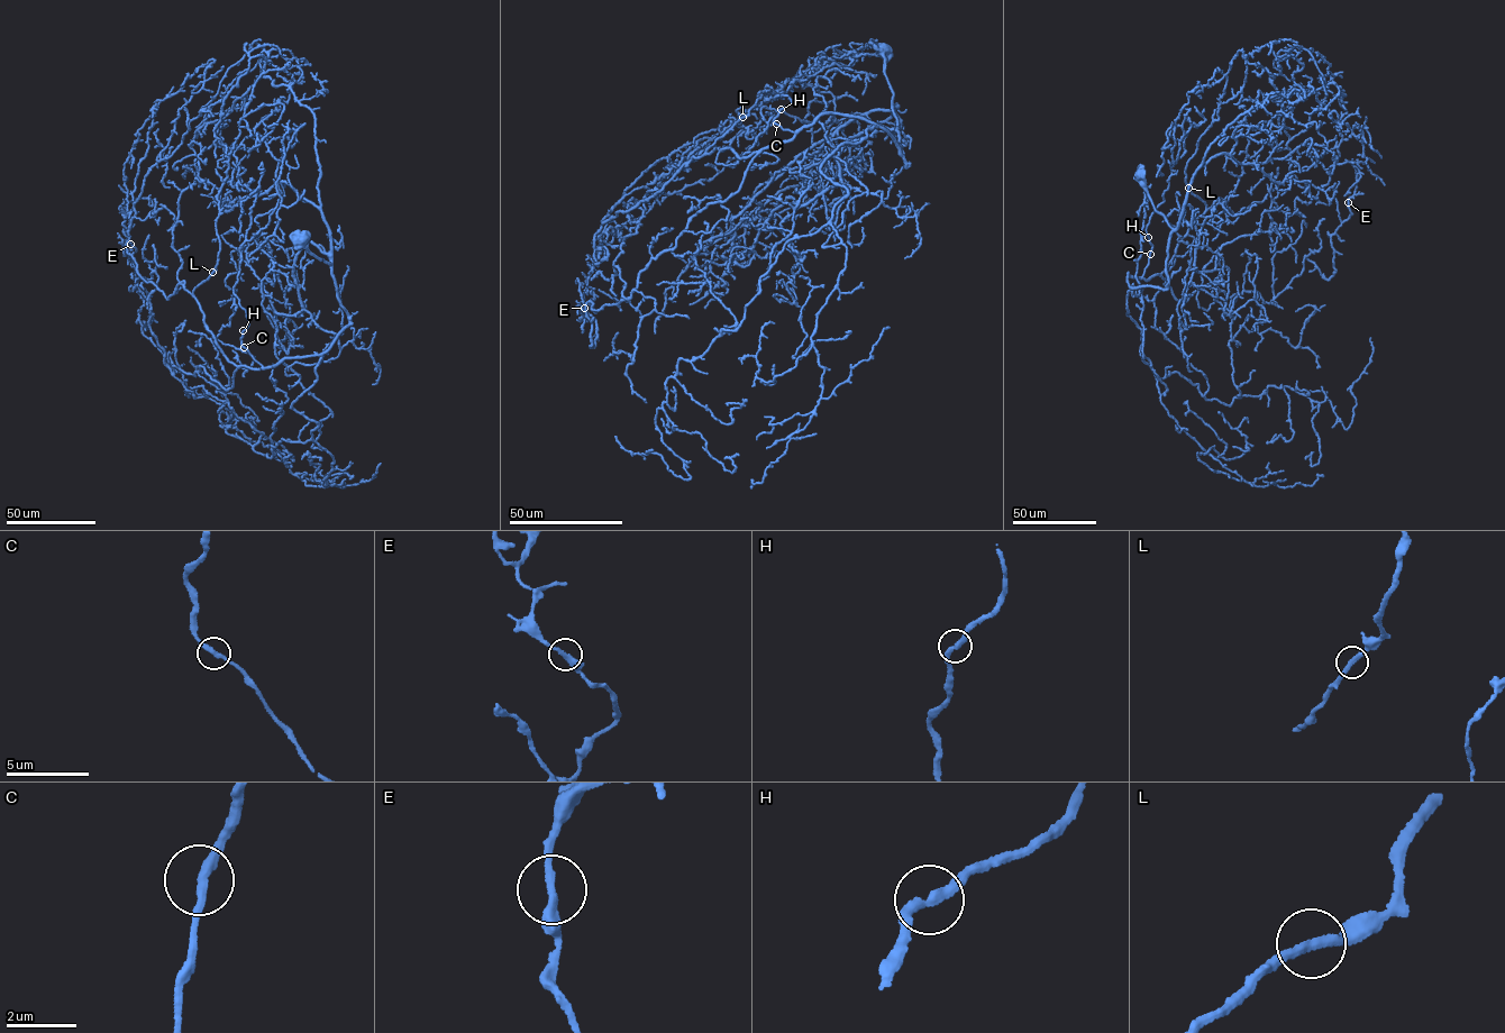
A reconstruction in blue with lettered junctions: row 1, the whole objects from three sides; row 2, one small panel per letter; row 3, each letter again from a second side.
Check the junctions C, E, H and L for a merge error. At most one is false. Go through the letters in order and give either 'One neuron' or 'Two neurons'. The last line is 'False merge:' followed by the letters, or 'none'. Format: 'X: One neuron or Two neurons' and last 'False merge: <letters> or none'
C: One neuron
E: One neuron
H: One neuron
L: One neuron
False merge: none

